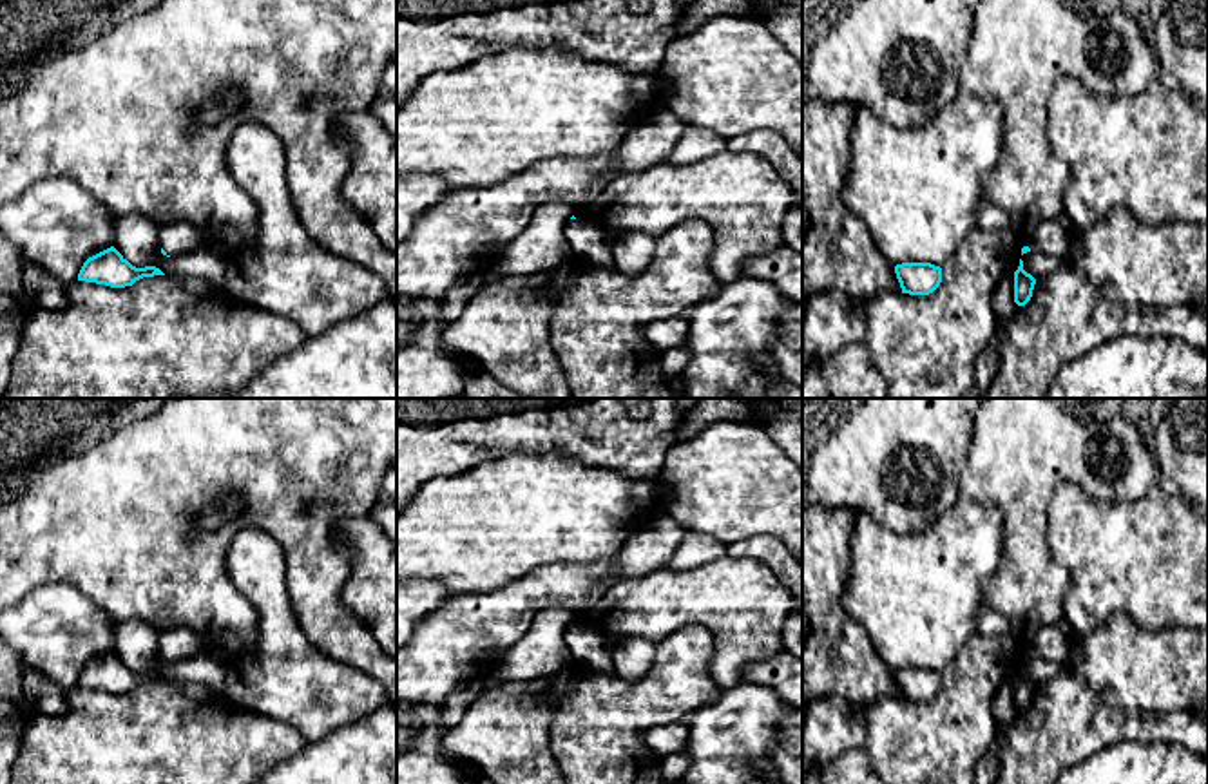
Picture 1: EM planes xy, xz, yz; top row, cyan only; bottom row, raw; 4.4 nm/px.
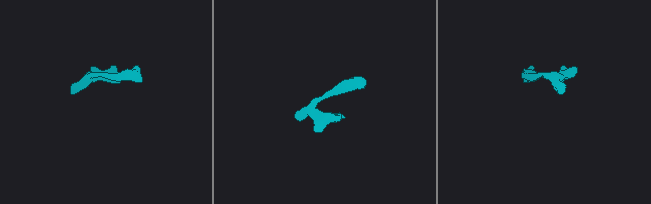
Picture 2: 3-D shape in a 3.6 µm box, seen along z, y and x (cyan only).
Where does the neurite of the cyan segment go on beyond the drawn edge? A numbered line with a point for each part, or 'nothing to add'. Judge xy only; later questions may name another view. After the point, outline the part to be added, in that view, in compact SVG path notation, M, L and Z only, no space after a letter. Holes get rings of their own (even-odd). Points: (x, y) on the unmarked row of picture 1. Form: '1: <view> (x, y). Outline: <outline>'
1: xy (180, 643). Outline: M187 626L159 632L159 648L167 661L181 661L201 654L206 645Z

